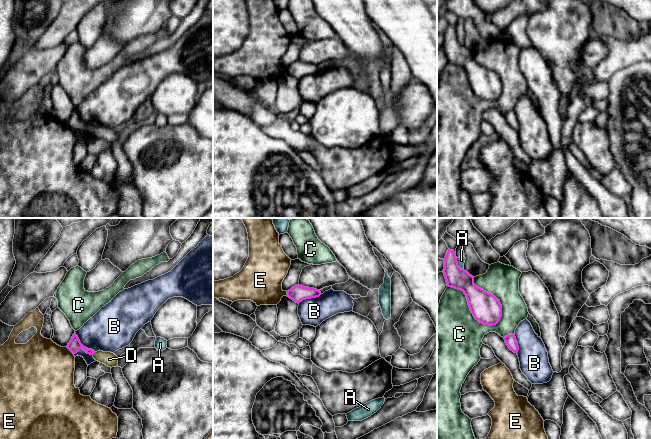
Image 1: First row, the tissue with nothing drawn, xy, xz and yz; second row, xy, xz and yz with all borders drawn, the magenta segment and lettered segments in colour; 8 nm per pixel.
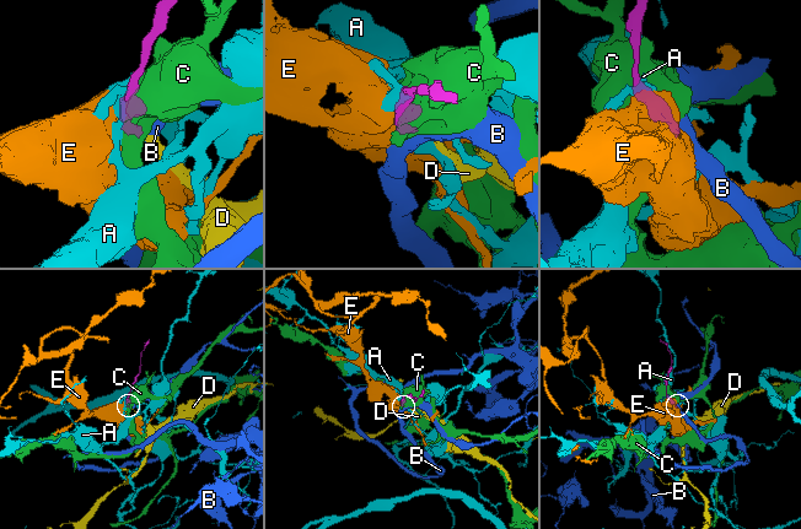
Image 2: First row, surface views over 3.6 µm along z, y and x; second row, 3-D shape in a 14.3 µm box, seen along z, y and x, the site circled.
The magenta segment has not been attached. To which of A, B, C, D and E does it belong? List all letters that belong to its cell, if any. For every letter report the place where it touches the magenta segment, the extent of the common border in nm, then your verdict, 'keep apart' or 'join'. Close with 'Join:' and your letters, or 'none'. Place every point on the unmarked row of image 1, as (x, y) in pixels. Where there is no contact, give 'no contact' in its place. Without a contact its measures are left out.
A: meets magenta in yz at (457, 40); contact 110 nm long; keep apart
B: meets magenta in xy at (82, 121); contact 220 nm long; keep apart
C: meets magenta in yz at (470, 85); contact 500 nm long; keep apart
D: meets magenta in xy at (93, 129); contact 40 nm long; join
E: meets magenta in xy at (70, 126); contact 90 nm long; keep apart
Join: D

